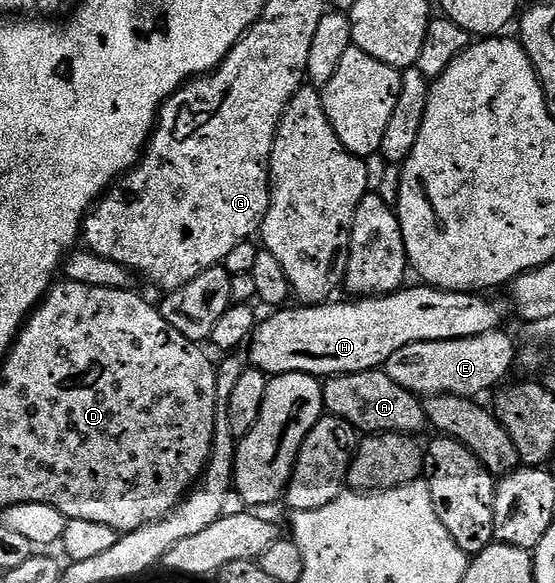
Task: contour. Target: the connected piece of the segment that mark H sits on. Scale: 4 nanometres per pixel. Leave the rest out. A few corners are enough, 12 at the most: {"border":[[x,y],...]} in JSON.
{"border":[[408,285],[276,309],[268,376],[386,367],[405,344],[485,336],[506,301]]}

